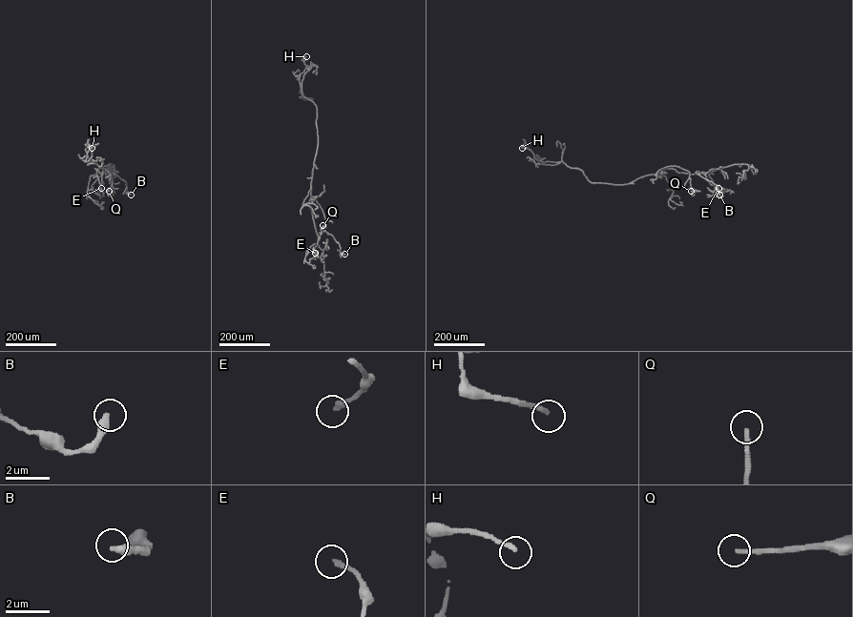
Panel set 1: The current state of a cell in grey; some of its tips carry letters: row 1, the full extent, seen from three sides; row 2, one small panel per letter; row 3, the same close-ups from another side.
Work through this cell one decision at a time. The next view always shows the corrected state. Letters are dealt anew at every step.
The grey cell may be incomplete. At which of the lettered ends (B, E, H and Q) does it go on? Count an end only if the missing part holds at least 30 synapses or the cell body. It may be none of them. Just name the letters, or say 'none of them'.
H

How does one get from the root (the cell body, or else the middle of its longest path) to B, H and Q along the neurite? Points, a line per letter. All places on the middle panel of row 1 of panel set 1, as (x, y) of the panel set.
B: (312, 177), (309, 204), (318, 239), (324, 230), (338, 242), (340, 253), (344, 254)
H: (312, 177), (318, 143), (317, 107), (301, 94), (299, 81), (300, 75), (306, 69), (302, 57), (306, 56)
Q: (312, 177), (311, 197), (322, 210), (326, 224), (321, 234), (322, 225)

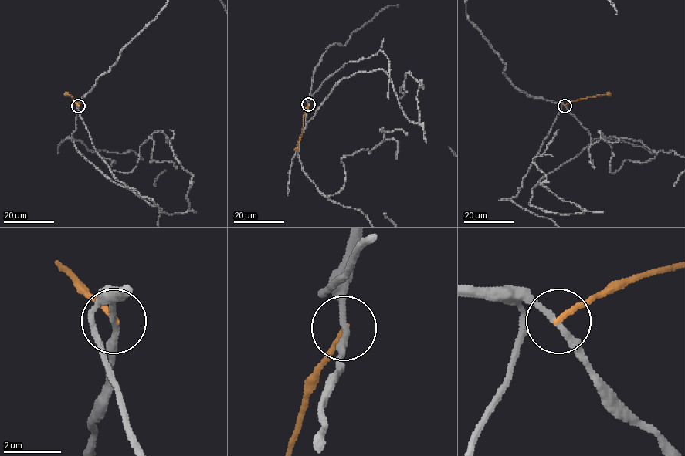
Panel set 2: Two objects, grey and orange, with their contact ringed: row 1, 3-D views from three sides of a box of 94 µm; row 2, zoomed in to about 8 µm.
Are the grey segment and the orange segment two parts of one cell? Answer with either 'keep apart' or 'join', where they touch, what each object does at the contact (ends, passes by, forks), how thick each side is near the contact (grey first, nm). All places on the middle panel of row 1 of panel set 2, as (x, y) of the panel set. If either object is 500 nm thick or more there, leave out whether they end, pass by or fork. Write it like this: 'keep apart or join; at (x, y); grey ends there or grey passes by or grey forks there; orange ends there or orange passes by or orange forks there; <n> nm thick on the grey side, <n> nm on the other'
keep apart; at (308, 104); grey passes by; orange ends there; 200 nm thick on the grey side, 180 nm on the other

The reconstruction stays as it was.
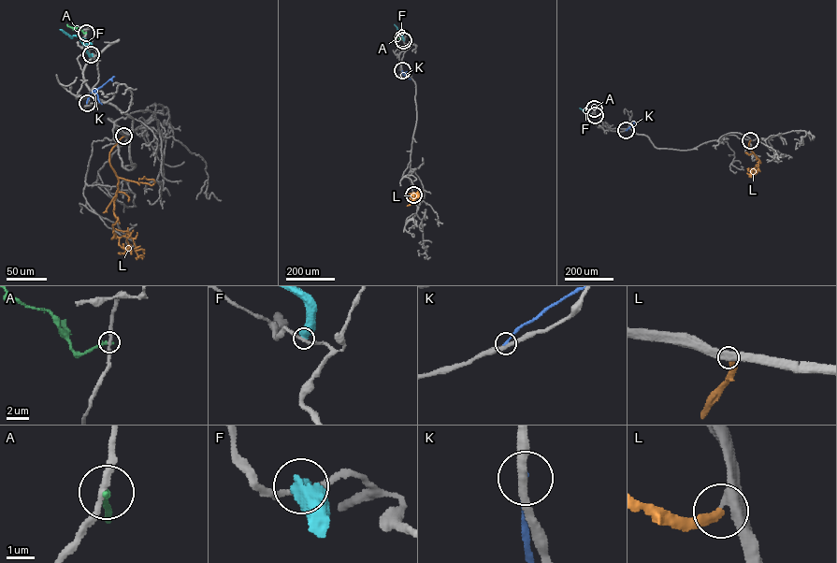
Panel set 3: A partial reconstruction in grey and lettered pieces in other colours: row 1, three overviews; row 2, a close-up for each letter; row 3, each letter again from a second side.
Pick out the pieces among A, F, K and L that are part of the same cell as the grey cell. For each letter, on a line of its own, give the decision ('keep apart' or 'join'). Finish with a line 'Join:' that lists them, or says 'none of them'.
A: keep apart
F: keep apart
K: keep apart
L: join
Join: L

